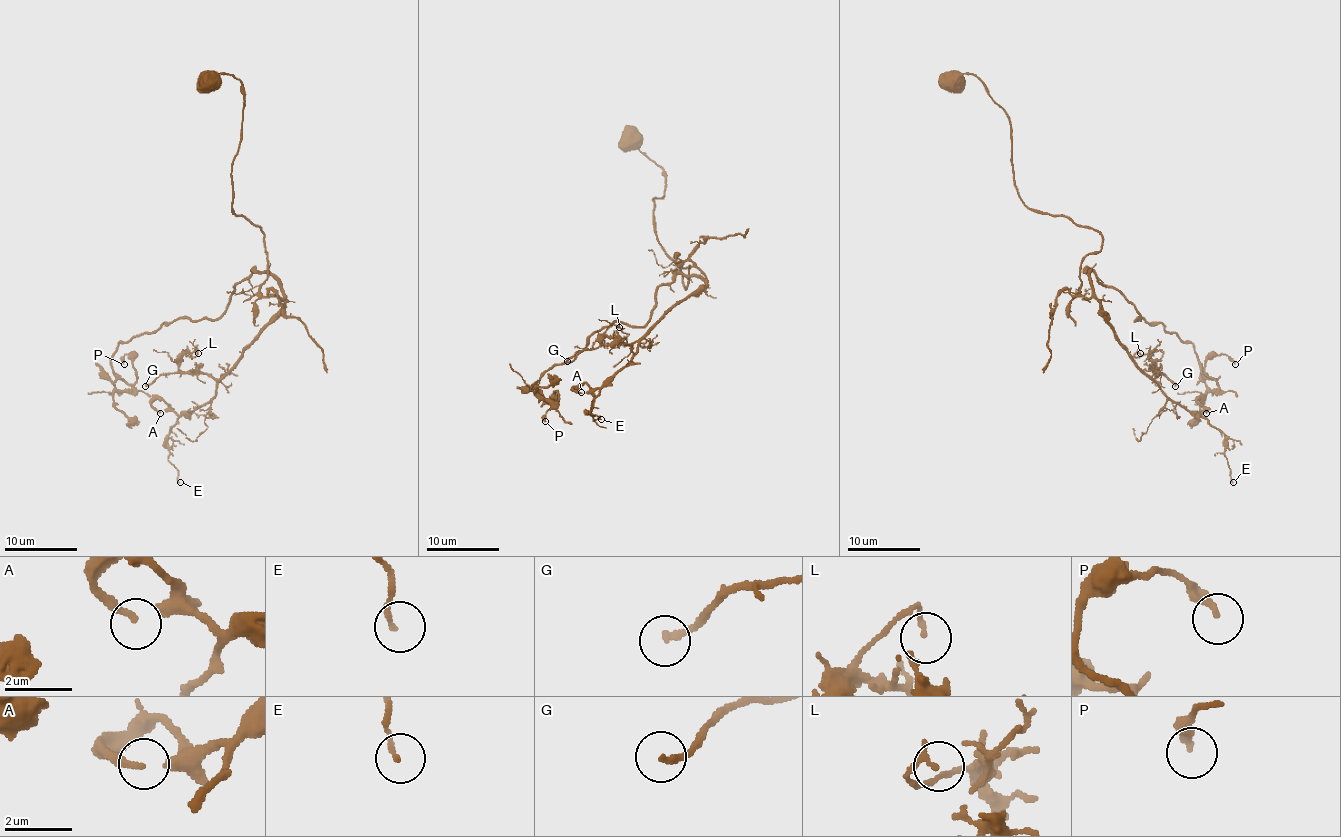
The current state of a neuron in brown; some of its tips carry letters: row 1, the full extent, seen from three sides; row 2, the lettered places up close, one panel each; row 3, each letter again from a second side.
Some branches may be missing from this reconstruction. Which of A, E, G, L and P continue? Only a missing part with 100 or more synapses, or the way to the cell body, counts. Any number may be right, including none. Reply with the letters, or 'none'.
none

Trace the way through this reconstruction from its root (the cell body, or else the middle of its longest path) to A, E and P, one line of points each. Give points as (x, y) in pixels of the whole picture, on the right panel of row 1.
A: (953, 83), (973, 74), (1006, 114), (1019, 197), (1102, 237), (1075, 297), (1099, 302), (1168, 397), (1206, 413)
E: (953, 83), (973, 74), (1006, 114), (1019, 197), (1102, 237), (1075, 297), (1224, 435), (1233, 482)
P: (953, 83), (1006, 114), (1019, 197), (1102, 237), (1075, 297), (1090, 270), (1217, 384), (1206, 360), (1235, 364)

